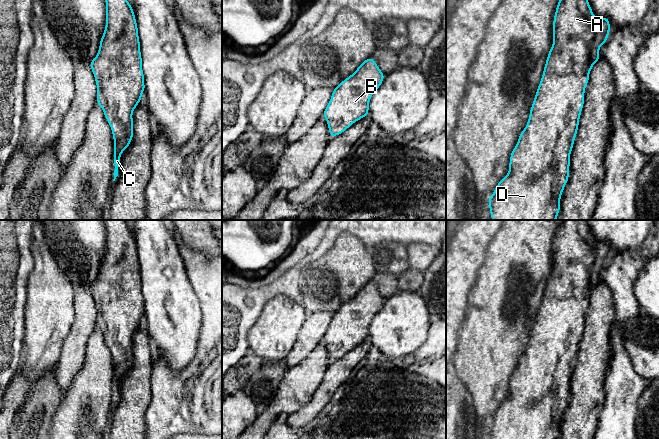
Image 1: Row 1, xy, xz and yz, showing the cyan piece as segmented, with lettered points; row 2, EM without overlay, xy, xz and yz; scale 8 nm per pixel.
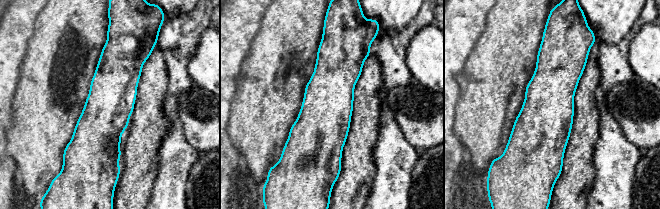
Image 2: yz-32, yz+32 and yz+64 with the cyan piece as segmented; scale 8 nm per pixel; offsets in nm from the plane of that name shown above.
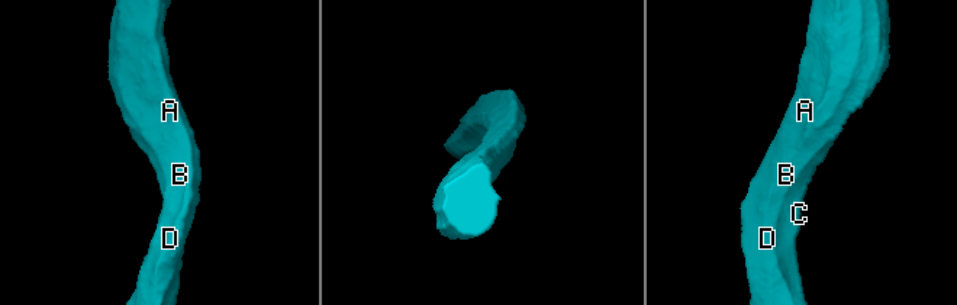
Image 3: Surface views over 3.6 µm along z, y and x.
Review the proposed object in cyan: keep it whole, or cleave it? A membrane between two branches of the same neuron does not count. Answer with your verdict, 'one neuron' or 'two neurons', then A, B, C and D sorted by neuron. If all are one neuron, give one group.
one neuron; A B C D

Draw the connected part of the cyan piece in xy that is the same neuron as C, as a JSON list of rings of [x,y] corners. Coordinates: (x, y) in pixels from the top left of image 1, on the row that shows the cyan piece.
[[[105,0],[106,25],[98,54],[90,62],[97,85],[97,104],[102,108],[114,139],[114,179],[118,176],[120,157],[133,139],[133,110],[145,91],[138,26],[133,7],[127,0]]]

